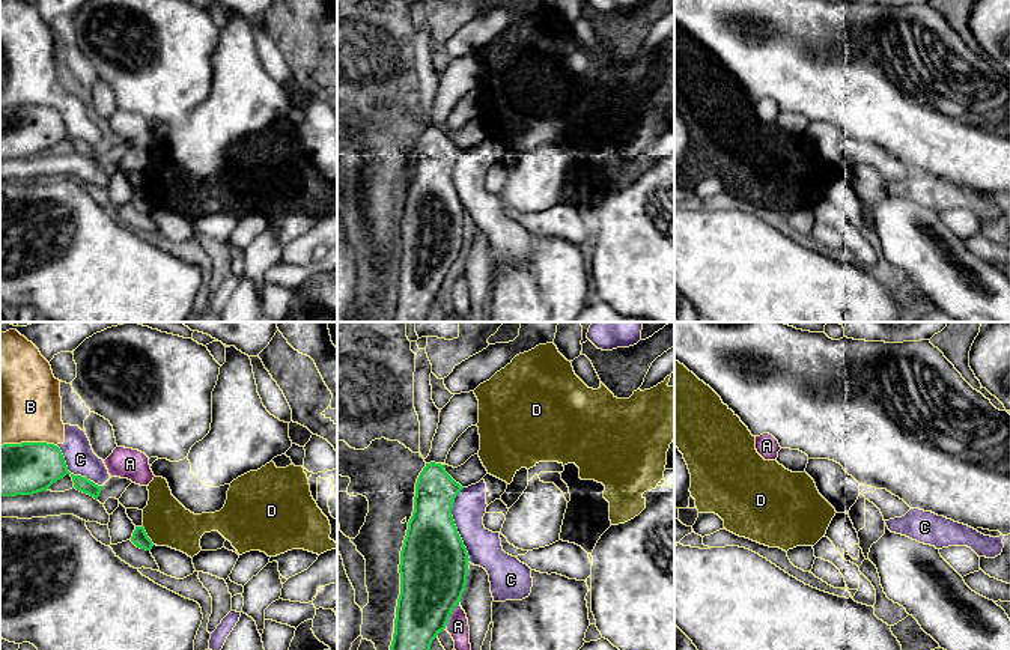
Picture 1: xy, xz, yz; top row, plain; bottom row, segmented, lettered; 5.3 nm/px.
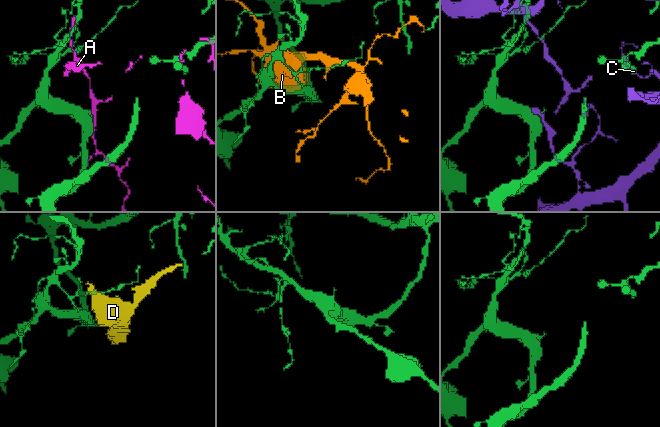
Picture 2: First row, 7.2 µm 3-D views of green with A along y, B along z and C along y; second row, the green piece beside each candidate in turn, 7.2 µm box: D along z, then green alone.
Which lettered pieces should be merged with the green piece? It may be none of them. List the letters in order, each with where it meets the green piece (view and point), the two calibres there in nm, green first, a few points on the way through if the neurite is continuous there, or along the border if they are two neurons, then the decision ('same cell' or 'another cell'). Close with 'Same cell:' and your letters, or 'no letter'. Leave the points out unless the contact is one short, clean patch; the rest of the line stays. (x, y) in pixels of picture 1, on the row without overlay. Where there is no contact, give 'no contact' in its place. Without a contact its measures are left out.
A: contact xz (450, 277); calibres 360 and 110 nm; another cell
B: contact xy (27, 106); calibres 280 and 480 nm; another cell
C: contact xz (453, 187); calibres 360 and 190 nm; another cell
D: contact xy (146, 197); calibres 90 and 240 nm; border xy (142, 188), (154, 206); another cell
Same cell: no letter

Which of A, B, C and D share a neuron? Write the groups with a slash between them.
A / B / C / D

